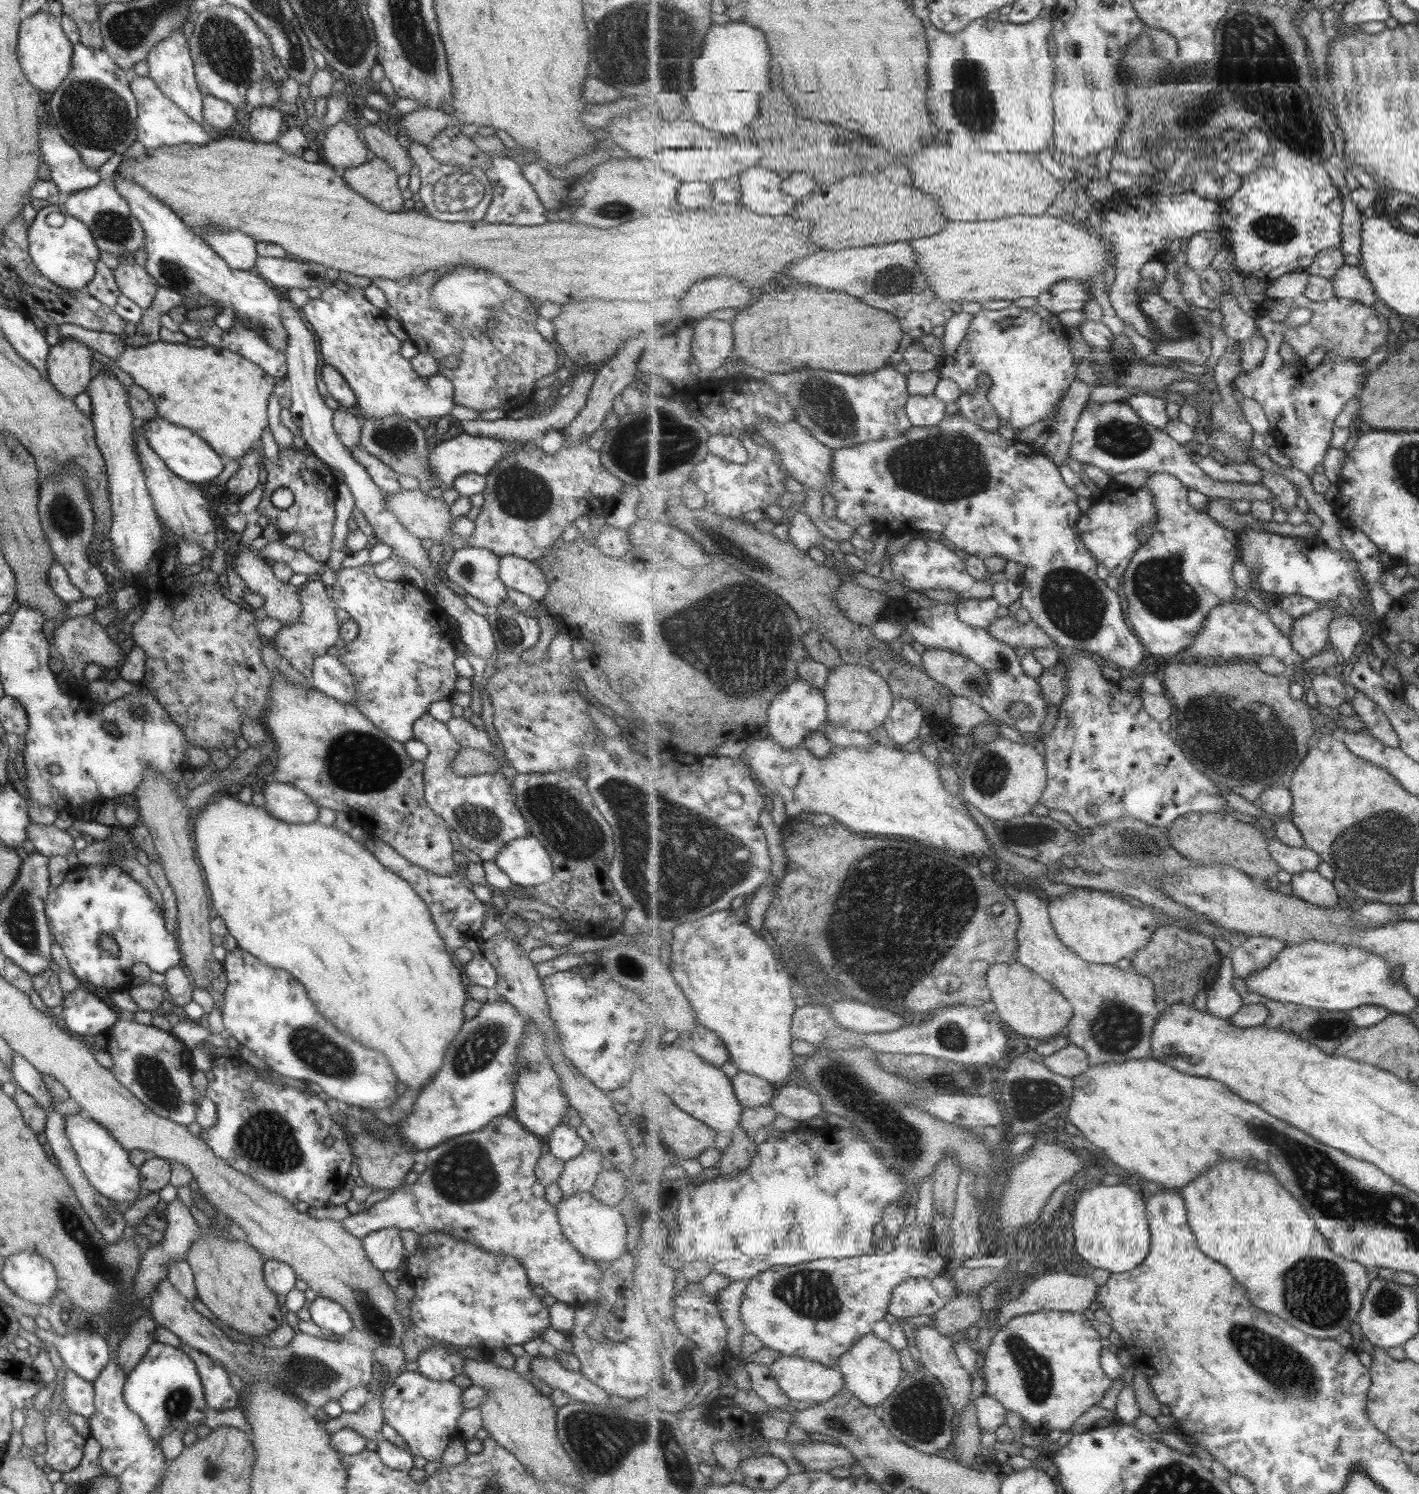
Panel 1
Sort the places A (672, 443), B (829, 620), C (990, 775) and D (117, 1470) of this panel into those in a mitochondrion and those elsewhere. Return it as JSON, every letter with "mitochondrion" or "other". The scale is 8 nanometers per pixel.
{"A":"mitochondrion","B":"other","C":"mitochondrion","D":"other"}

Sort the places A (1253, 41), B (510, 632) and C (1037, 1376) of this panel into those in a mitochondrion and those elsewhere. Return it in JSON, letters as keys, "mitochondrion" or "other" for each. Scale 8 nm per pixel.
{"A":"mitochondrion","B":"mitochondrion","C":"mitochondrion"}

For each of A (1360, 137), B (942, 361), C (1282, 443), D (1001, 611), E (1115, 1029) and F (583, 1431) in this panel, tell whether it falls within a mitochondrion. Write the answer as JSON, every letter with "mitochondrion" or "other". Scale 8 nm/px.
{"A":"other","B":"other","C":"other","D":"other","E":"mitochondrion","F":"mitochondrion"}

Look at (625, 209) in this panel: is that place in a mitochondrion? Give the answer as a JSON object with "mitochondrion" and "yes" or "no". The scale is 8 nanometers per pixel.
{"mitochondrion":"yes"}

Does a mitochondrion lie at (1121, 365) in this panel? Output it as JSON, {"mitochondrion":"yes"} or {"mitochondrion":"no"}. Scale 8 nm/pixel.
{"mitochondrion":"yes"}

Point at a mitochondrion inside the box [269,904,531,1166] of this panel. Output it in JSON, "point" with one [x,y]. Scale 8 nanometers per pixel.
{"point":[315,1050]}

